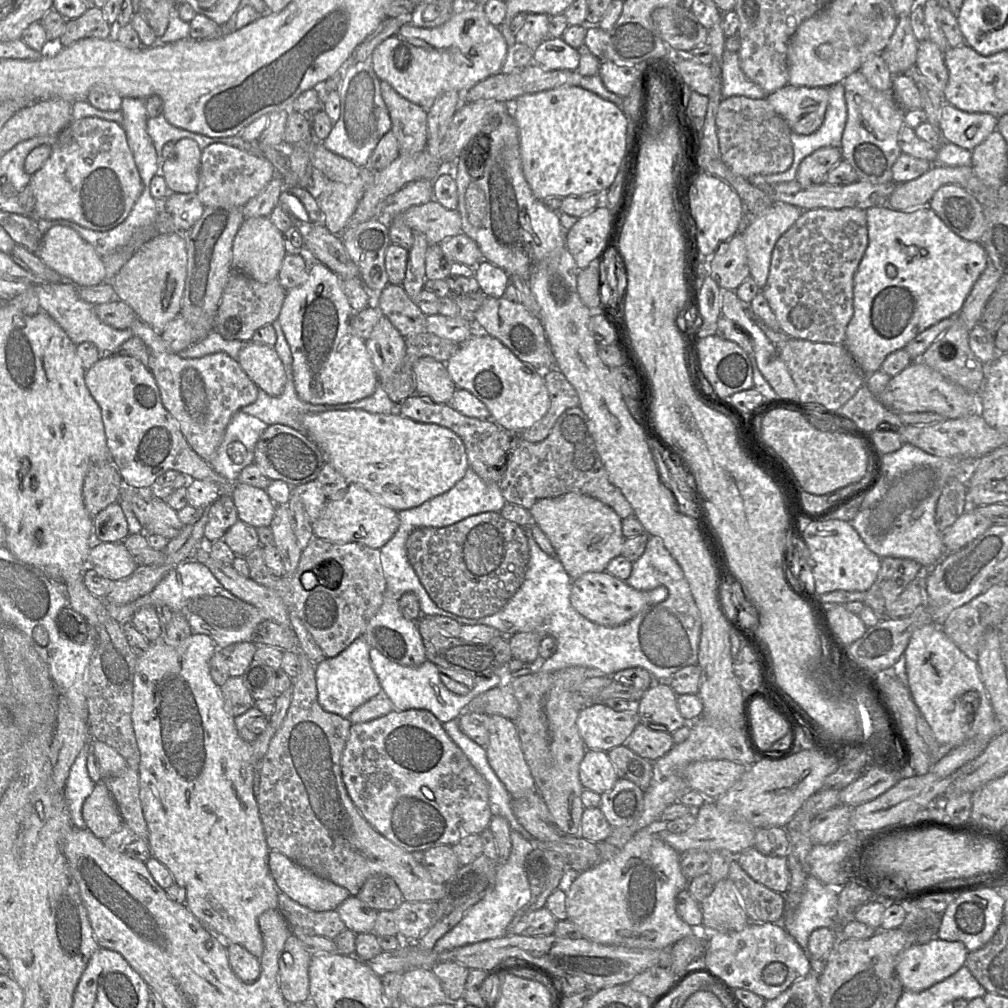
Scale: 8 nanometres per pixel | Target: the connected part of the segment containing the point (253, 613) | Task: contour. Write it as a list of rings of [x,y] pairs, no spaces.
[[[184,561],[172,568],[159,583],[147,594],[124,605],[105,603],[109,615],[121,625],[131,623],[133,615],[143,606],[167,606],[173,612],[179,612],[188,621],[193,633],[210,636],[217,649],[222,649],[230,644],[252,641],[257,626],[265,620],[264,613],[252,604],[243,601],[225,589],[204,564],[198,561]]]

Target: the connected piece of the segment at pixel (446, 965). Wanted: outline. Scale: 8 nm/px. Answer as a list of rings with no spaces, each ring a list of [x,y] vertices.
[[[439,962],[431,969],[440,980],[448,1001],[461,1003],[470,969],[456,962]]]

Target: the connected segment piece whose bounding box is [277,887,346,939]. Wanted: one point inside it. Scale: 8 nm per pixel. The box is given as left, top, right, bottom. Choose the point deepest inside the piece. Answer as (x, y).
(302, 921)

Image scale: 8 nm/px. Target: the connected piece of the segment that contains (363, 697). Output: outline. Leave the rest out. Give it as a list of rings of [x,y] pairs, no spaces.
[[[362,636],[333,658],[326,658],[316,665],[318,702],[326,712],[349,718],[351,713],[370,699],[383,694],[369,657],[372,647]]]

